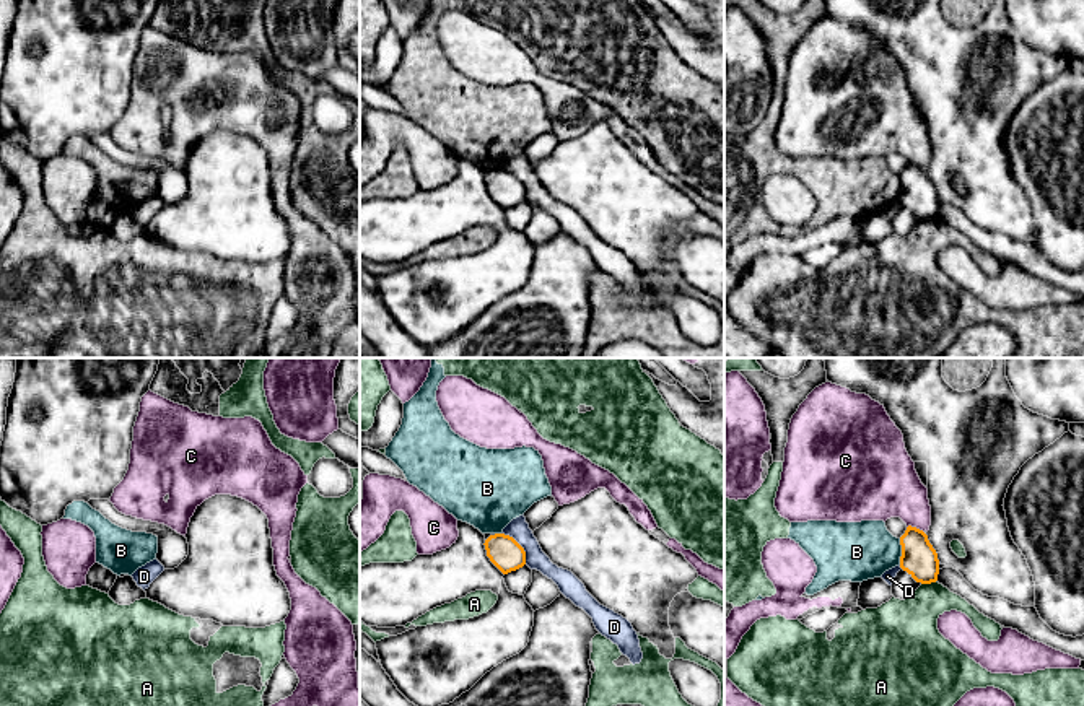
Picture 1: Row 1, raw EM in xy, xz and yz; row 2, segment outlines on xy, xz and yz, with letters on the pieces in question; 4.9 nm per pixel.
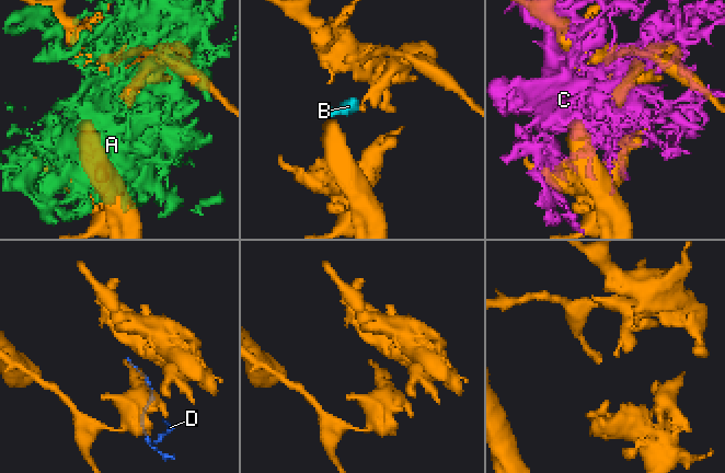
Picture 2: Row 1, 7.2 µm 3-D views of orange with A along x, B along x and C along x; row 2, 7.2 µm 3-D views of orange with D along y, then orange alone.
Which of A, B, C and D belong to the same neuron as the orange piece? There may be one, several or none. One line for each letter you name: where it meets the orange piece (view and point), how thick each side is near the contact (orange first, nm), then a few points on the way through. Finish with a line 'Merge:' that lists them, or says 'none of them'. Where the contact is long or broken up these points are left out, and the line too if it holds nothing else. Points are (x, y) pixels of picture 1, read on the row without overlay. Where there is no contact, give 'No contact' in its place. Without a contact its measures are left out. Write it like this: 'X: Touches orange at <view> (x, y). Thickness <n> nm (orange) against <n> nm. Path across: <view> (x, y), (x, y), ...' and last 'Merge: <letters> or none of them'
Merge: none of them

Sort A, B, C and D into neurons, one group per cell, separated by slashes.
A B / C / D

